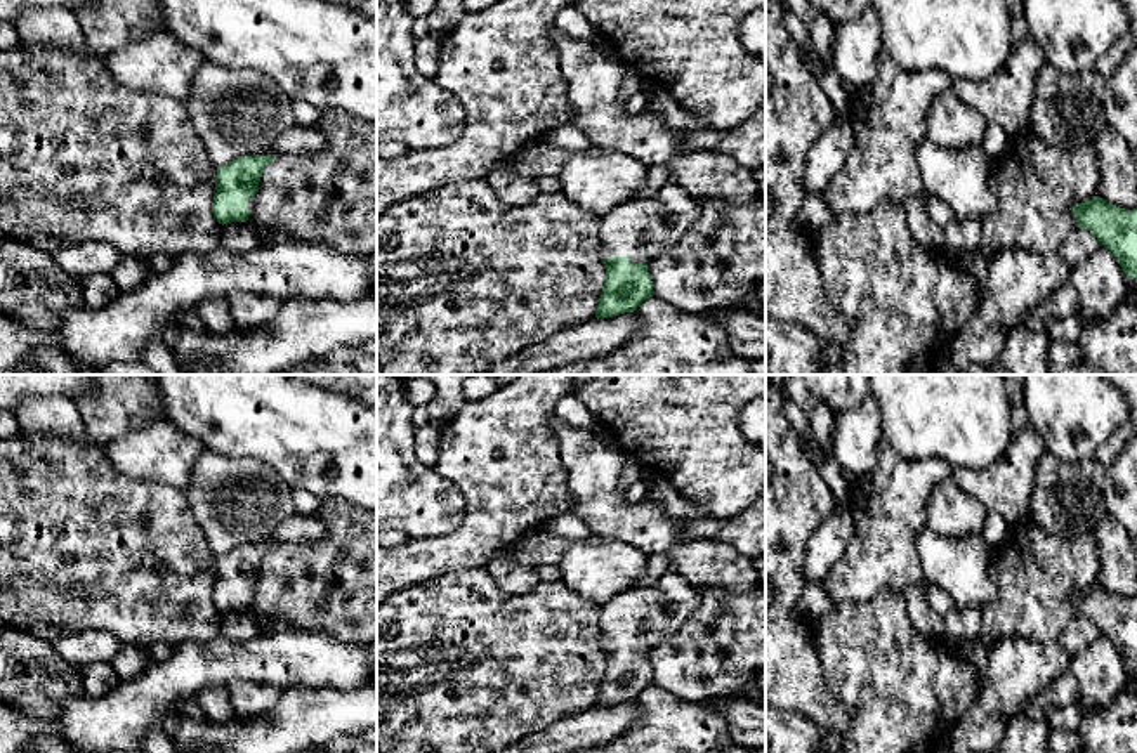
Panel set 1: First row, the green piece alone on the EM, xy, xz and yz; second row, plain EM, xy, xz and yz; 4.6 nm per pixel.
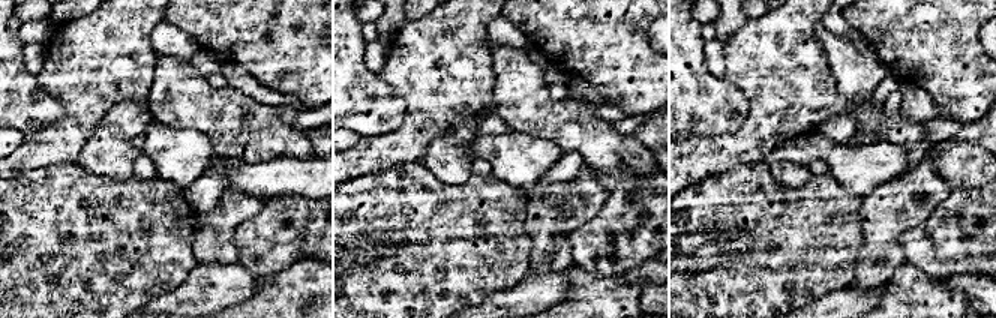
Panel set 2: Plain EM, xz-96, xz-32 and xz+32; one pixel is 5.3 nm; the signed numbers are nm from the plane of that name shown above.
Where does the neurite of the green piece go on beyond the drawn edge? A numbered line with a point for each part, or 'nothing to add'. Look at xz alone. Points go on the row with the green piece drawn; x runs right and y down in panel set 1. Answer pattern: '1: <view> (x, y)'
1: xz (641, 229)

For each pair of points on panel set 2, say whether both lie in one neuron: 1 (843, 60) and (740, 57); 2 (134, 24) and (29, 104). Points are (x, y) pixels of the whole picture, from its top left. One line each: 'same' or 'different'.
1: different
2: different

